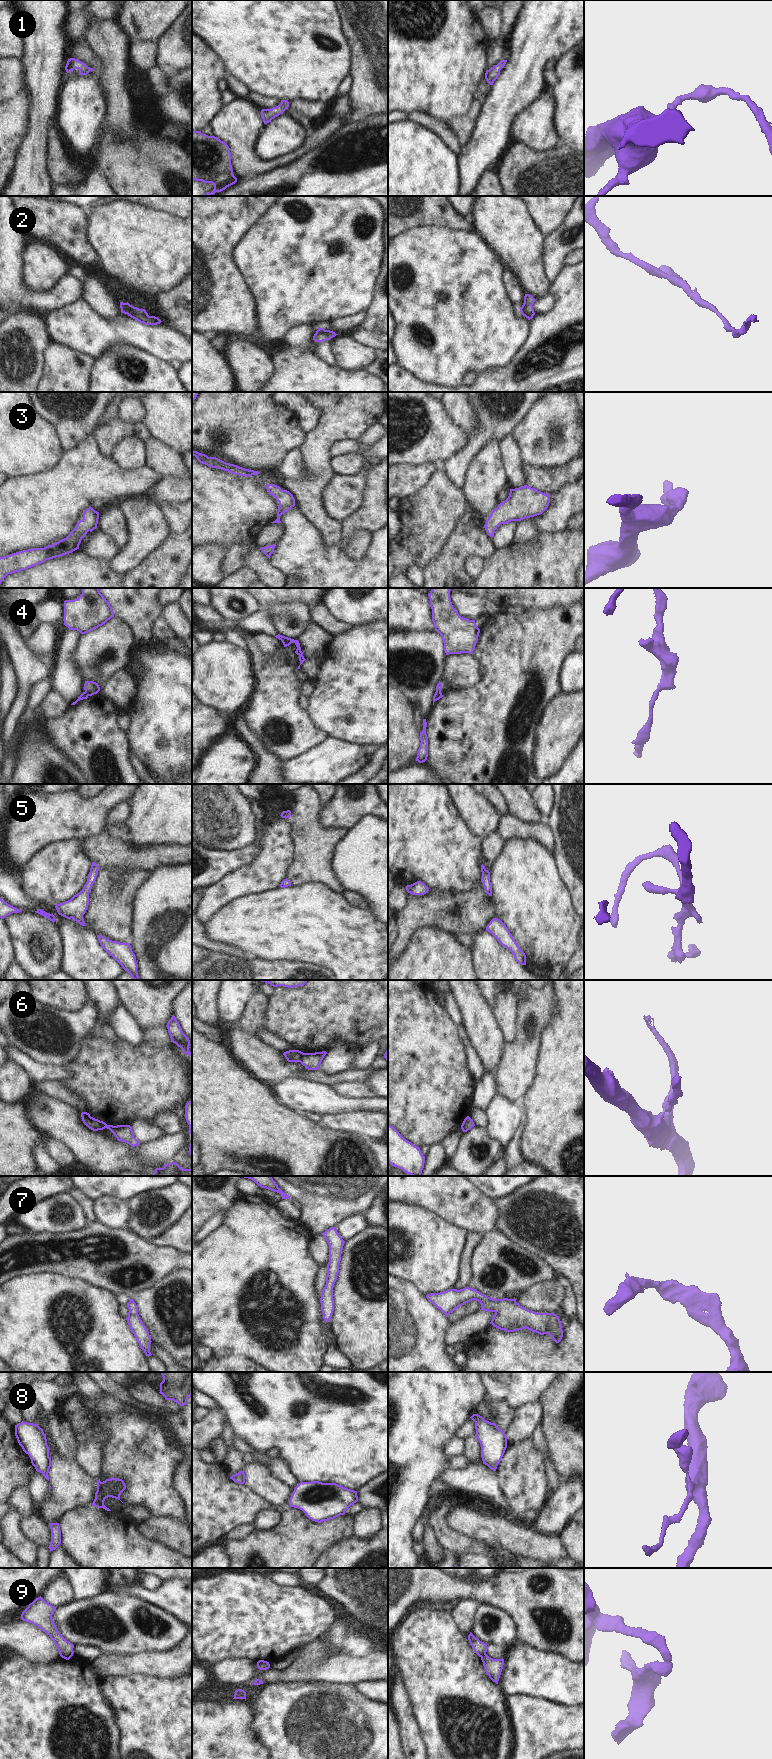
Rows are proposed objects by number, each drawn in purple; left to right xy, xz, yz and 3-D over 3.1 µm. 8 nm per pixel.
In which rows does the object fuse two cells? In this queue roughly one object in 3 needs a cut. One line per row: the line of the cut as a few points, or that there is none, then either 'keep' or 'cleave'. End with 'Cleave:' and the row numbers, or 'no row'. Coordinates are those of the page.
1: no cut | keep
2: no cut | keep
3: no cut | keep
4: no cut | keep
5: no cut | keep
6: xz (303, 1053), (299, 1061) | cleave
7: no cut | keep
8: no cut | keep
9: yz (485, 1653), (481, 1657) | cleave
Cleave: 6, 9

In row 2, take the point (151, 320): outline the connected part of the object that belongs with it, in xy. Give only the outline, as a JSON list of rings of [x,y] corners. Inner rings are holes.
[[[120,302],[121,313],[127,314],[131,318],[145,325],[157,325],[162,321],[155,316],[149,316],[145,309],[139,309],[130,305],[128,302]]]

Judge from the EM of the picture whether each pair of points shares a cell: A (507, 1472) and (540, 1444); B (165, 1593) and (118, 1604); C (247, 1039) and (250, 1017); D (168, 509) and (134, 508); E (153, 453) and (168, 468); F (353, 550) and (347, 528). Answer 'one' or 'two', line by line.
A: two
B: two
C: two
D: two
E: one
F: two

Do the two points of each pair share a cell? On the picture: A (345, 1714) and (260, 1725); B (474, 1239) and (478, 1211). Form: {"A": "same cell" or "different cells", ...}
{"A": "same cell", "B": "different cells"}

